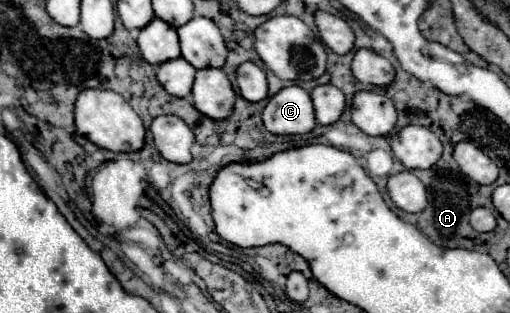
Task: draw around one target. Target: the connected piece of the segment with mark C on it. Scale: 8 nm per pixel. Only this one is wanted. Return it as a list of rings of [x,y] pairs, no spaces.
[[[298,85],[280,89],[264,107],[262,119],[274,135],[308,133],[316,127],[310,95]]]

